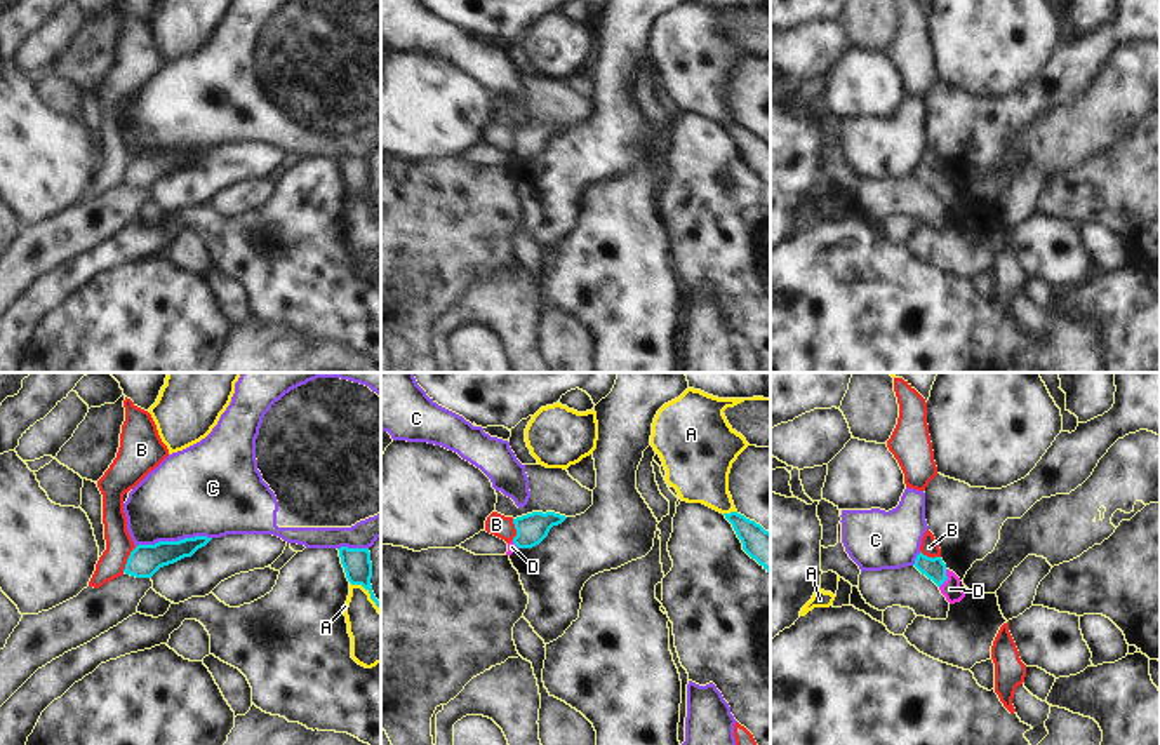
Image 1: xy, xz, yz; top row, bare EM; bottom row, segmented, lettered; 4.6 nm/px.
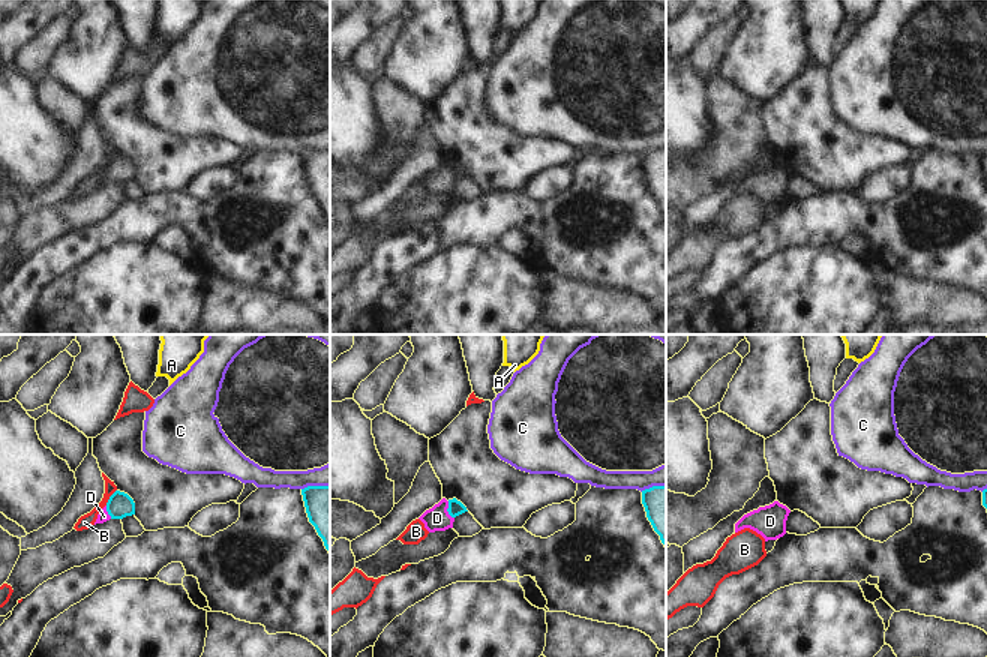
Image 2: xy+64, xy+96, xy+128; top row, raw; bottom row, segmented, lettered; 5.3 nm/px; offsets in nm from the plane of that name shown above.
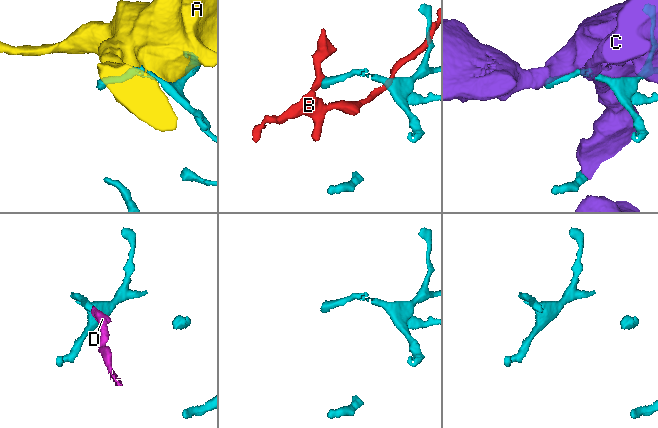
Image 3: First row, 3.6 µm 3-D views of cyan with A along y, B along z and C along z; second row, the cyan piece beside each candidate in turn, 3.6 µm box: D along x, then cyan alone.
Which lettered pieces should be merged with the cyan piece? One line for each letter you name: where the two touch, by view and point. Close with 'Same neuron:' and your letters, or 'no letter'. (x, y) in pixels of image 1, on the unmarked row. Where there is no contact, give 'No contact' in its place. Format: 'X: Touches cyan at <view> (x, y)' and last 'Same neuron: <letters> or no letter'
D: Touches cyan at yz (946, 188)
Same neuron: D

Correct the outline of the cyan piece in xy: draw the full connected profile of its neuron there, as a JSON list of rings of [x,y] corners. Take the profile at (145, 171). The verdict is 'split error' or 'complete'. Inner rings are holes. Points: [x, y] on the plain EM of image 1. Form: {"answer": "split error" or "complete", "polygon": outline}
{"answer": "complete", "polygon": [[[195,146],[179,151],[158,151],[155,155],[137,155],[125,174],[123,183],[136,188],[151,188],[160,178],[191,167],[212,148]]]}

